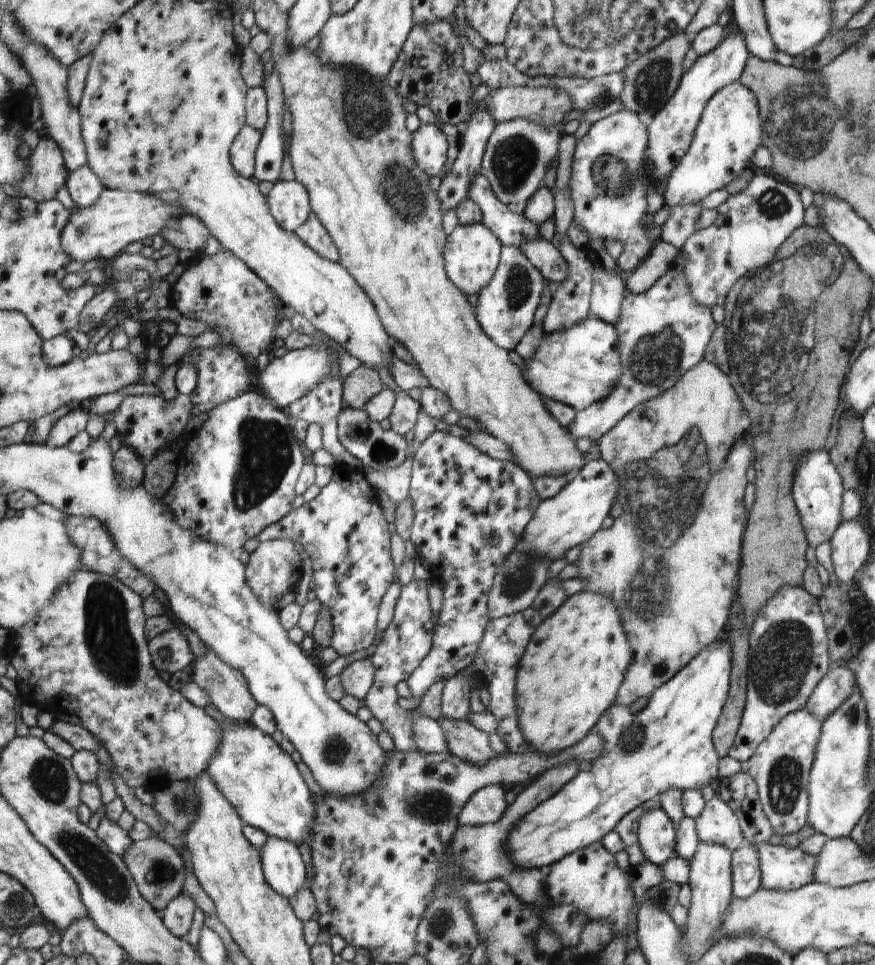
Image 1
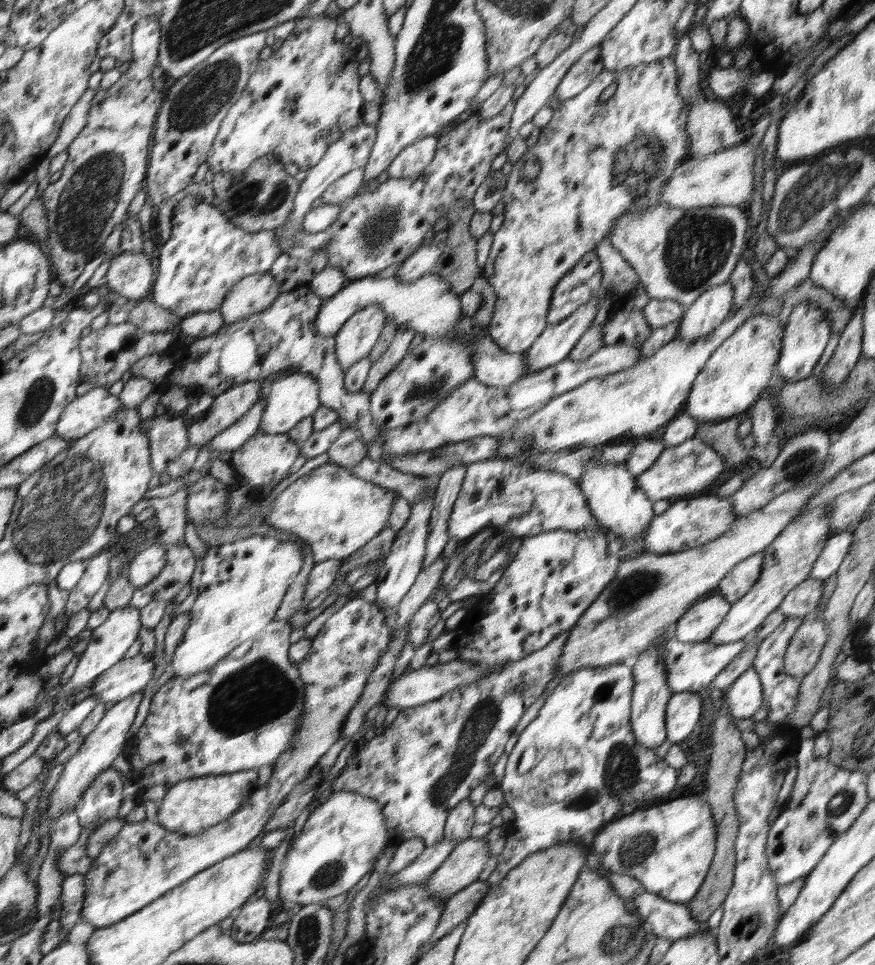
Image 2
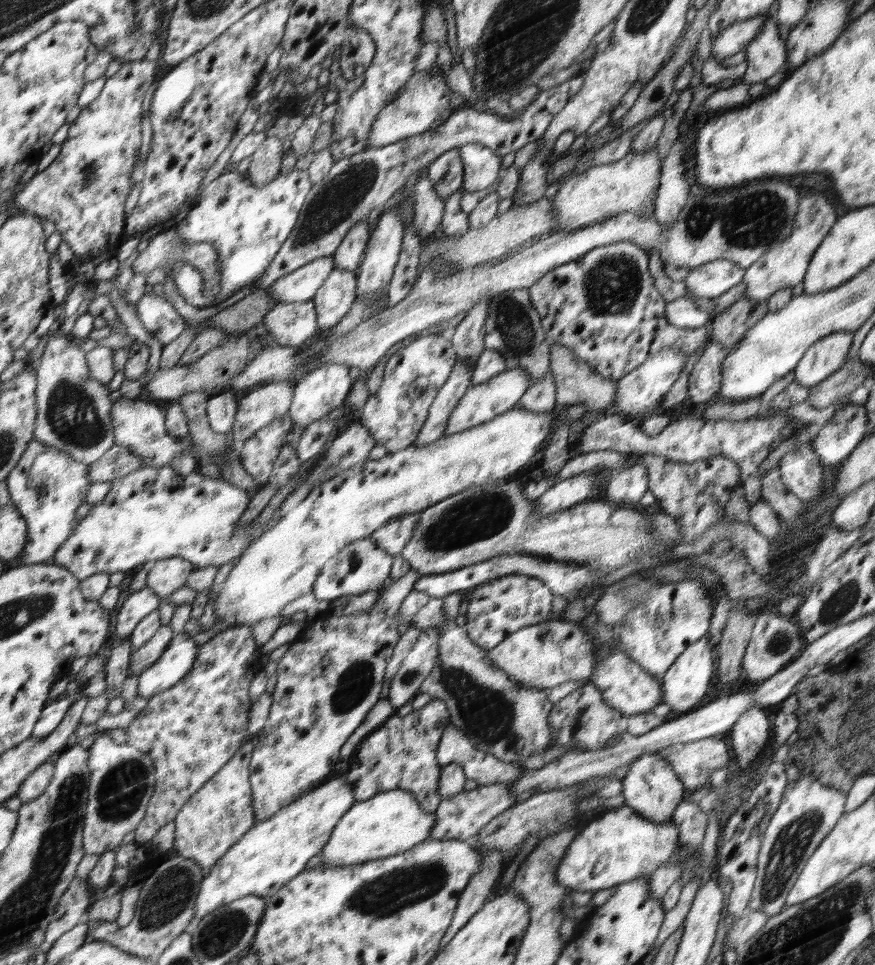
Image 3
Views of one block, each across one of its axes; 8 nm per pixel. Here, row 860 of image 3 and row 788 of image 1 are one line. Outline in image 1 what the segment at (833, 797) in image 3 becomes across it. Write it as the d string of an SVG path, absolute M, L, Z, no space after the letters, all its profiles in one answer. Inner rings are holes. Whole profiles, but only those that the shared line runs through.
M805 708L787 714L772 729L767 740L755 750L754 756L748 759L750 768L747 773L757 784L768 820L775 834L780 834L780 836L786 837L792 833L798 833L807 824L808 779L821 726L822 721L811 715Z

